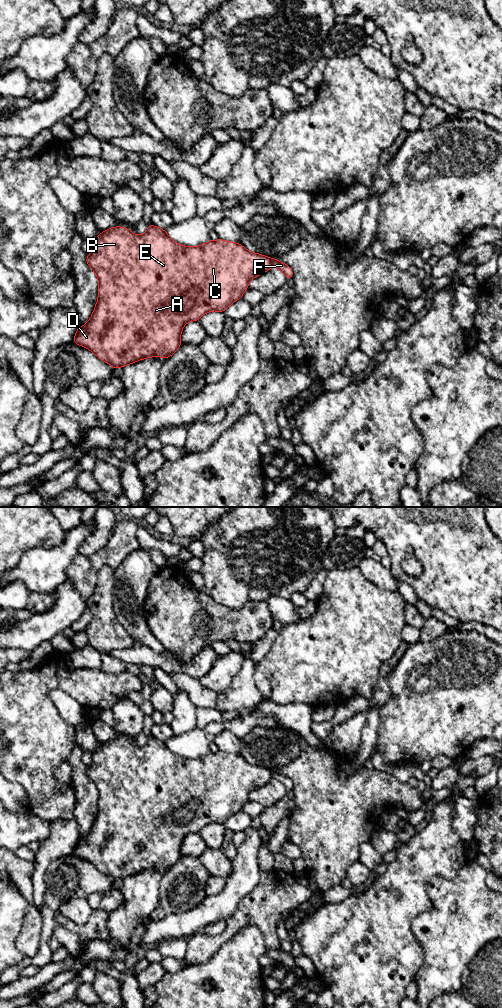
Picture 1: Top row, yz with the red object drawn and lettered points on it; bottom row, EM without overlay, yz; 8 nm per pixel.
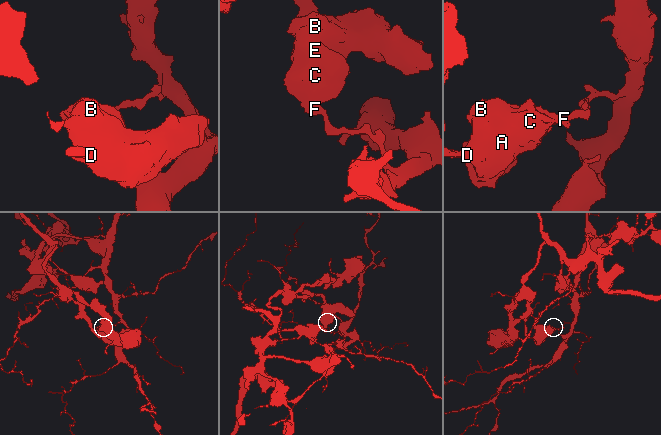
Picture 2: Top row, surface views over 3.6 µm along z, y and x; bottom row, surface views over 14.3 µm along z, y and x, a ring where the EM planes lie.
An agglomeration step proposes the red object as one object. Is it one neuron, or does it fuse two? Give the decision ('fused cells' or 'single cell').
fused cells

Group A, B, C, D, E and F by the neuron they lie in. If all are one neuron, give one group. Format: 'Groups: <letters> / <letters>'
Groups: A B C D E / F

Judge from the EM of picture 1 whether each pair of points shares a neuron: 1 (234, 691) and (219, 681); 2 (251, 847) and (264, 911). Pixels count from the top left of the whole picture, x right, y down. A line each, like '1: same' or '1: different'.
1: different
2: different

